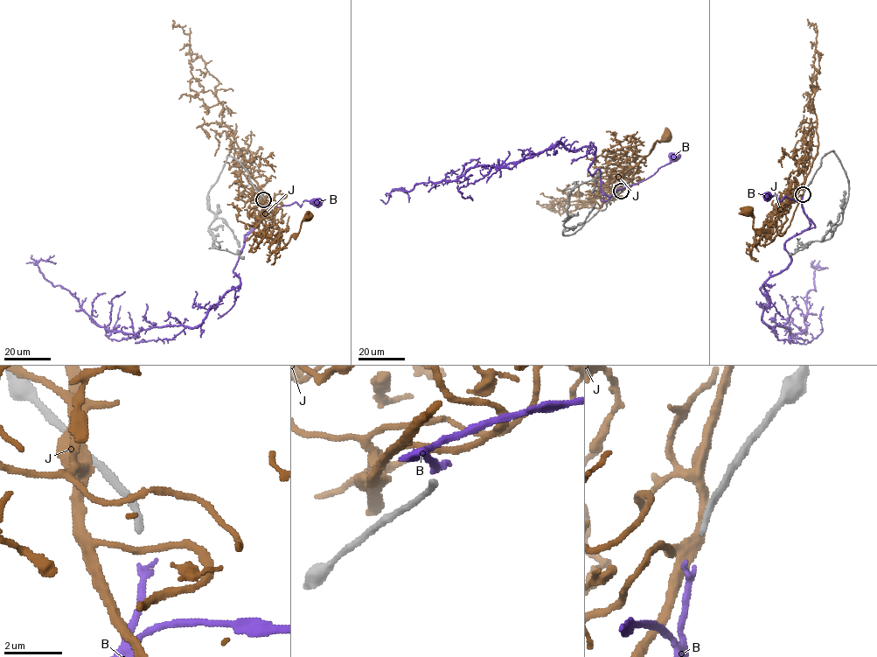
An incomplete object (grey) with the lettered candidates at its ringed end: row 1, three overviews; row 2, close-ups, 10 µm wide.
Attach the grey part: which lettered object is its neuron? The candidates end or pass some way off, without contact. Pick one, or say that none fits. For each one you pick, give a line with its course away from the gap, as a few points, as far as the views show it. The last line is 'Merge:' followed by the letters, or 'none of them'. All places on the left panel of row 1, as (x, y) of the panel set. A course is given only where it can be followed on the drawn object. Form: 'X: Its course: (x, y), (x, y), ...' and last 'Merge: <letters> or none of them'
B: Its course: (263, 202), (264, 206), (296, 203), (300, 206), (304, 200), (311, 202), (315, 199), (317, 202)
Merge: B

